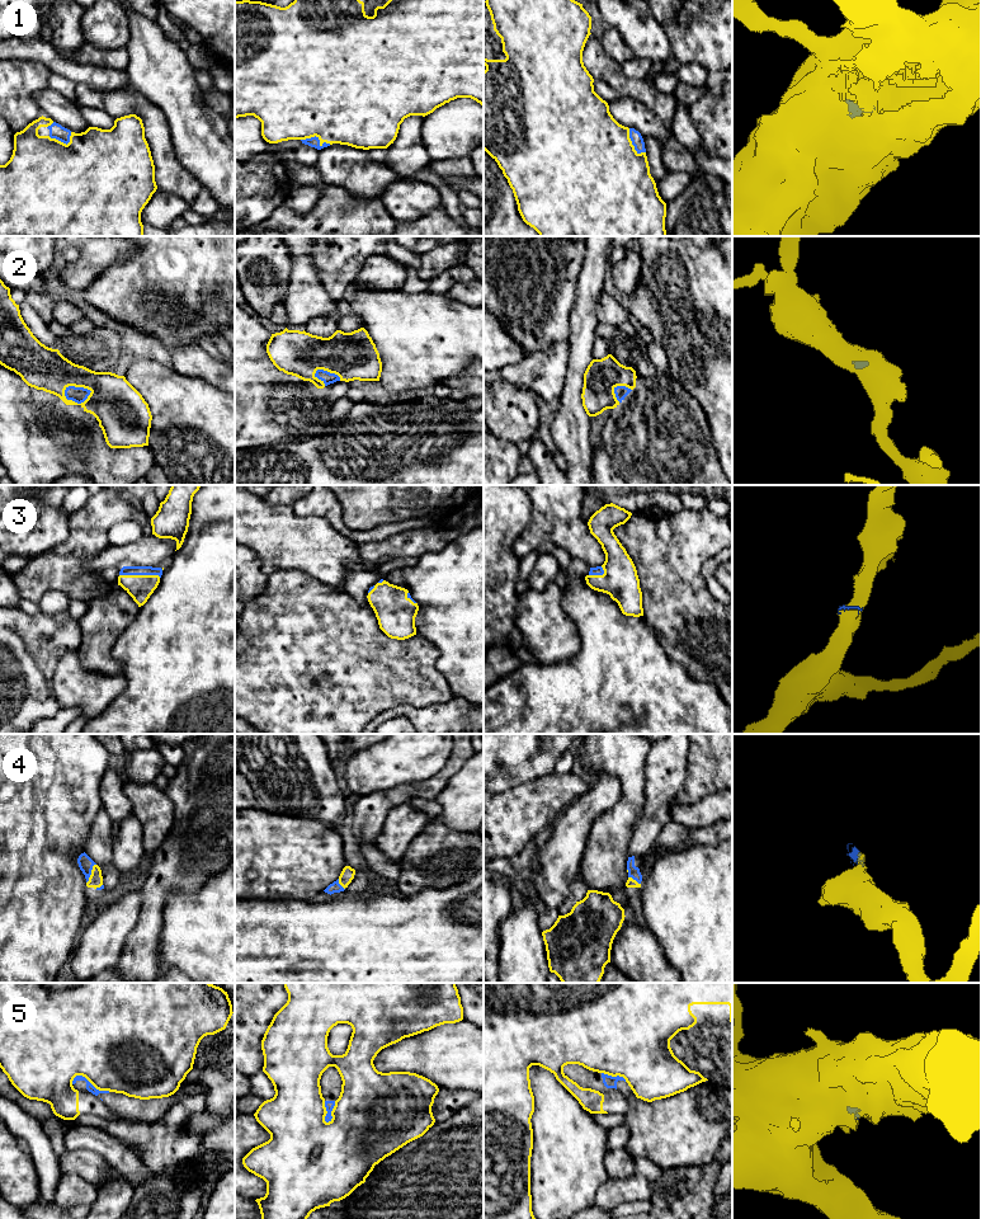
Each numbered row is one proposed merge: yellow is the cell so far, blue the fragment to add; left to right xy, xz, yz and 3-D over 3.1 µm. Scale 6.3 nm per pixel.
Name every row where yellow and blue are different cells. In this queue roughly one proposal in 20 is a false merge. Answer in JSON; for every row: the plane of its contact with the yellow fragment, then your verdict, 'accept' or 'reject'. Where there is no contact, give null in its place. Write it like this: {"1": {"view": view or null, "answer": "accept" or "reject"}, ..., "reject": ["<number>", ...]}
{"1": {"view": "xz", "answer": "accept"}, "2": {"view": "xy", "answer": "accept"}, "3": {"view": "xy", "answer": "accept"}, "4": {"view": "xy", "answer": "accept"}, "5": {"view": "xz", "answer": "reject"}, "reject": ["5"]}

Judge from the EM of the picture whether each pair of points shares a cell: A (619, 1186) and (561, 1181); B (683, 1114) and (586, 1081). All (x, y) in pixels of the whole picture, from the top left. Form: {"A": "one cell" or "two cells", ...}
{"A": "two cells", "B": "one cell"}

